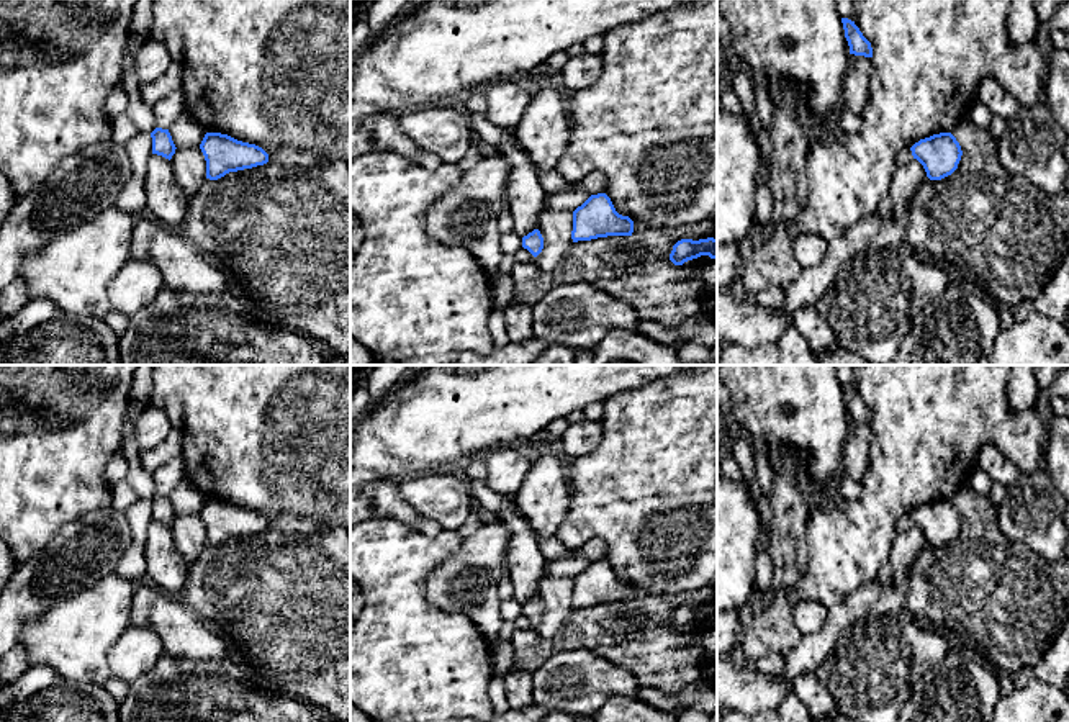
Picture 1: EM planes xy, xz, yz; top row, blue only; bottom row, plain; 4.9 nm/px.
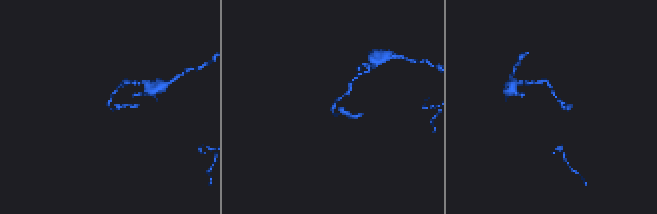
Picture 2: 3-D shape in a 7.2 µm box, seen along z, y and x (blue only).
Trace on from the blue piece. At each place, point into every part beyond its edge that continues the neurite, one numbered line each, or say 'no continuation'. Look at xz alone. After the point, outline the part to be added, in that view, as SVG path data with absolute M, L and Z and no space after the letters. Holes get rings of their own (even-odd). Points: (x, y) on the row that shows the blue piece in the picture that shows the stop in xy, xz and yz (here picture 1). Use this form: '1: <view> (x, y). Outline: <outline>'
no continuation

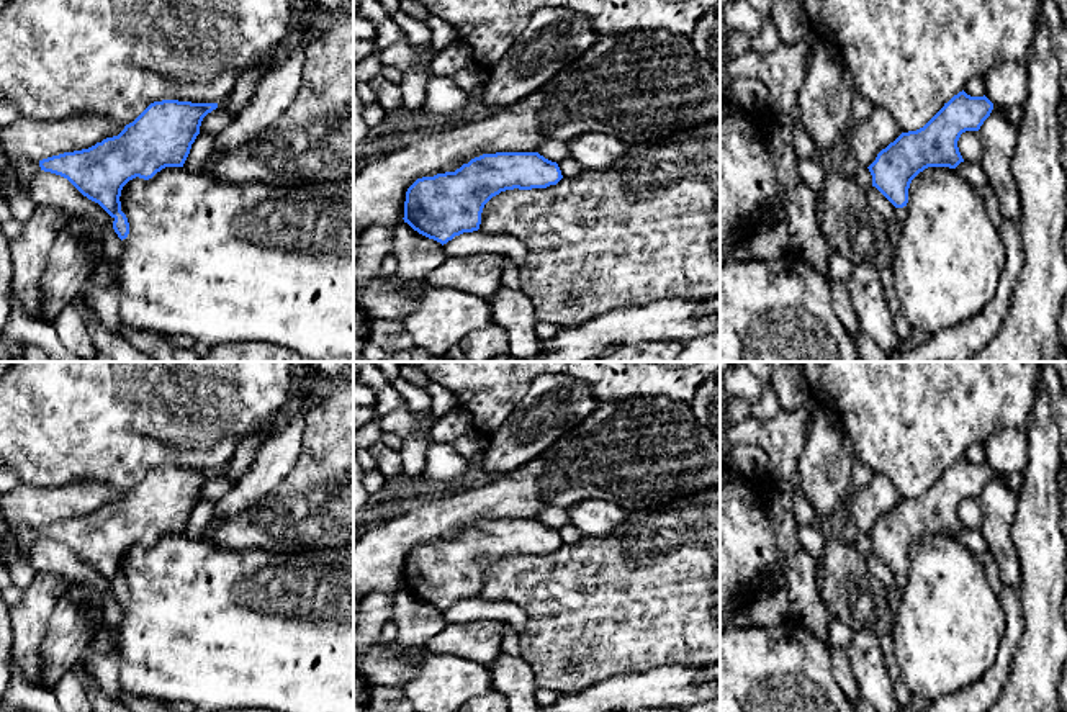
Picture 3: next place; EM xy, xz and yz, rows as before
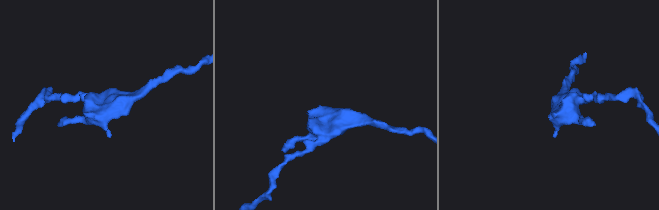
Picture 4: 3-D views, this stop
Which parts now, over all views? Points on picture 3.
1: xy (17, 174). Outline: M13 160L0 170L0 198L7 200L11 188L29 190L31 178L41 170L39 162Z

